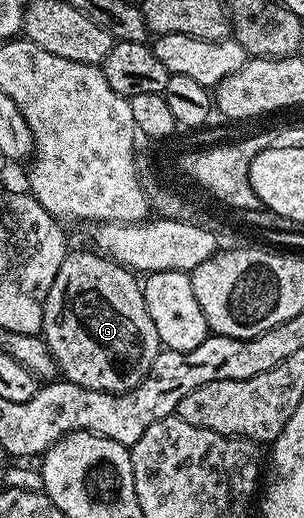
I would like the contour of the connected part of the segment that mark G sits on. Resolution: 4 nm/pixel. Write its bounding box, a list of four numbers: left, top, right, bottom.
[40,250,160,393]

